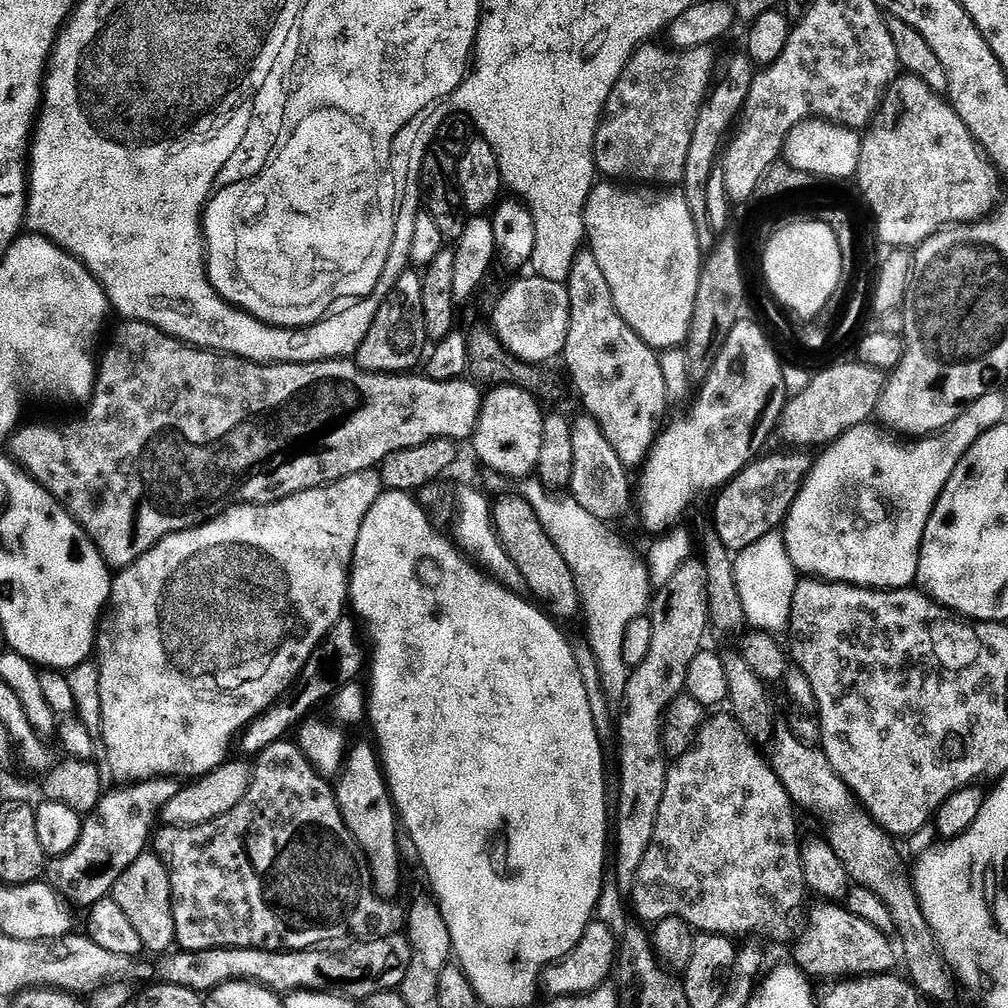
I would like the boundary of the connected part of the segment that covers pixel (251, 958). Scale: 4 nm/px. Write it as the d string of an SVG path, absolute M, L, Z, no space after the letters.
M407 935L378 936L348 943L333 948L321 946L297 952L271 952L261 948L215 948L197 952L176 950L161 959L164 961L157 966L156 972L165 984L186 986L201 994L213 992L231 980L261 984L277 994L305 990L334 992L347 996L353 1002L367 1002L374 994L396 992L399 989L400 983L406 978L406 970L410 970L412 951Z

